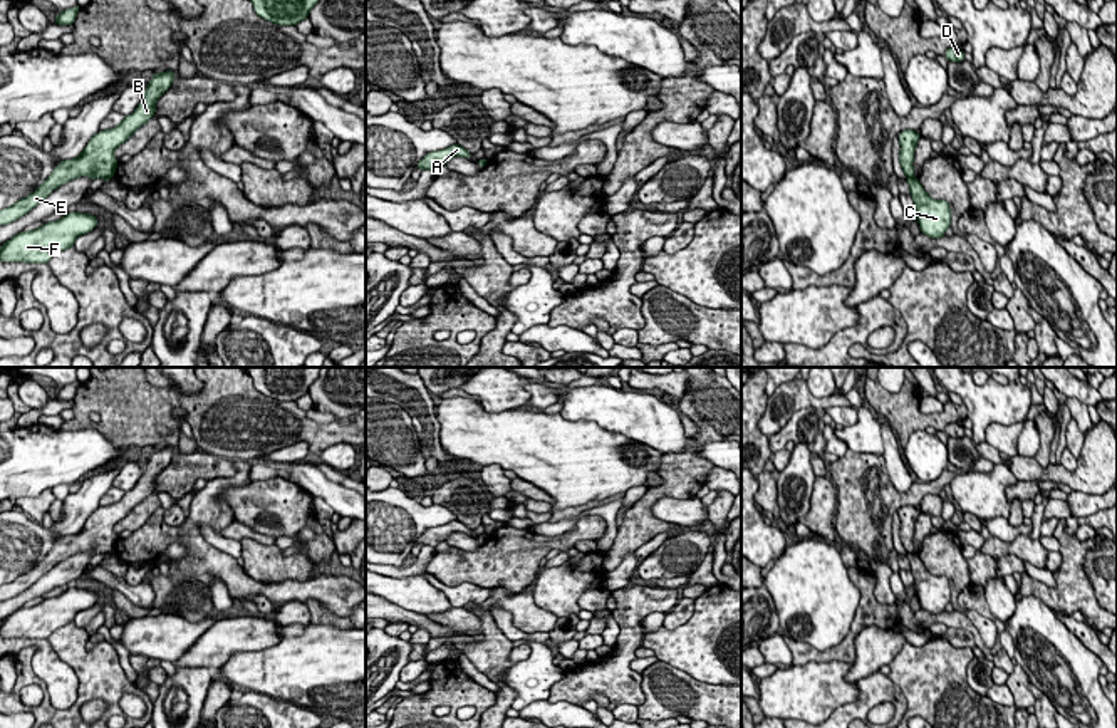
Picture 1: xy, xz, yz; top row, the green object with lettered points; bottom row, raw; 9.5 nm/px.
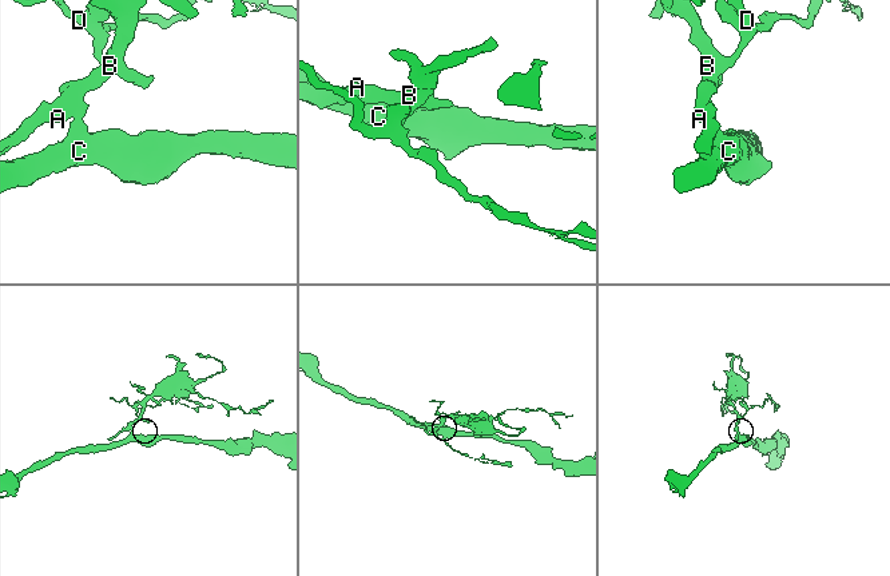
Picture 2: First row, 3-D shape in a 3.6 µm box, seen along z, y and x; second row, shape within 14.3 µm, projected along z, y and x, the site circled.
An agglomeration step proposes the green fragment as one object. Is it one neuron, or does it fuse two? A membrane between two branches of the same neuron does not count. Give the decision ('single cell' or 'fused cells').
fused cells

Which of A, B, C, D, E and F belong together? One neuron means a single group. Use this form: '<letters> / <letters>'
A B D E / C F

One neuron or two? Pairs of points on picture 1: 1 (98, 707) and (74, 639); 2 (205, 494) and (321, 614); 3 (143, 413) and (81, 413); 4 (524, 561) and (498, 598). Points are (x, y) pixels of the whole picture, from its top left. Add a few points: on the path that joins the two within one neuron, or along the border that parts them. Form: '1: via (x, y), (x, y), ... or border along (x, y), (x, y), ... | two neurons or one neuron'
1: border along (108, 705), (101, 700), (88, 700), (79, 710) | two neurons
2: border along (306, 603), (311, 599), (319, 601), (336, 614) | two neurons
3: via (128, 406), (96, 406) | one neuron
4: border along (532, 584), (519, 591), (492, 587) | two neurons

